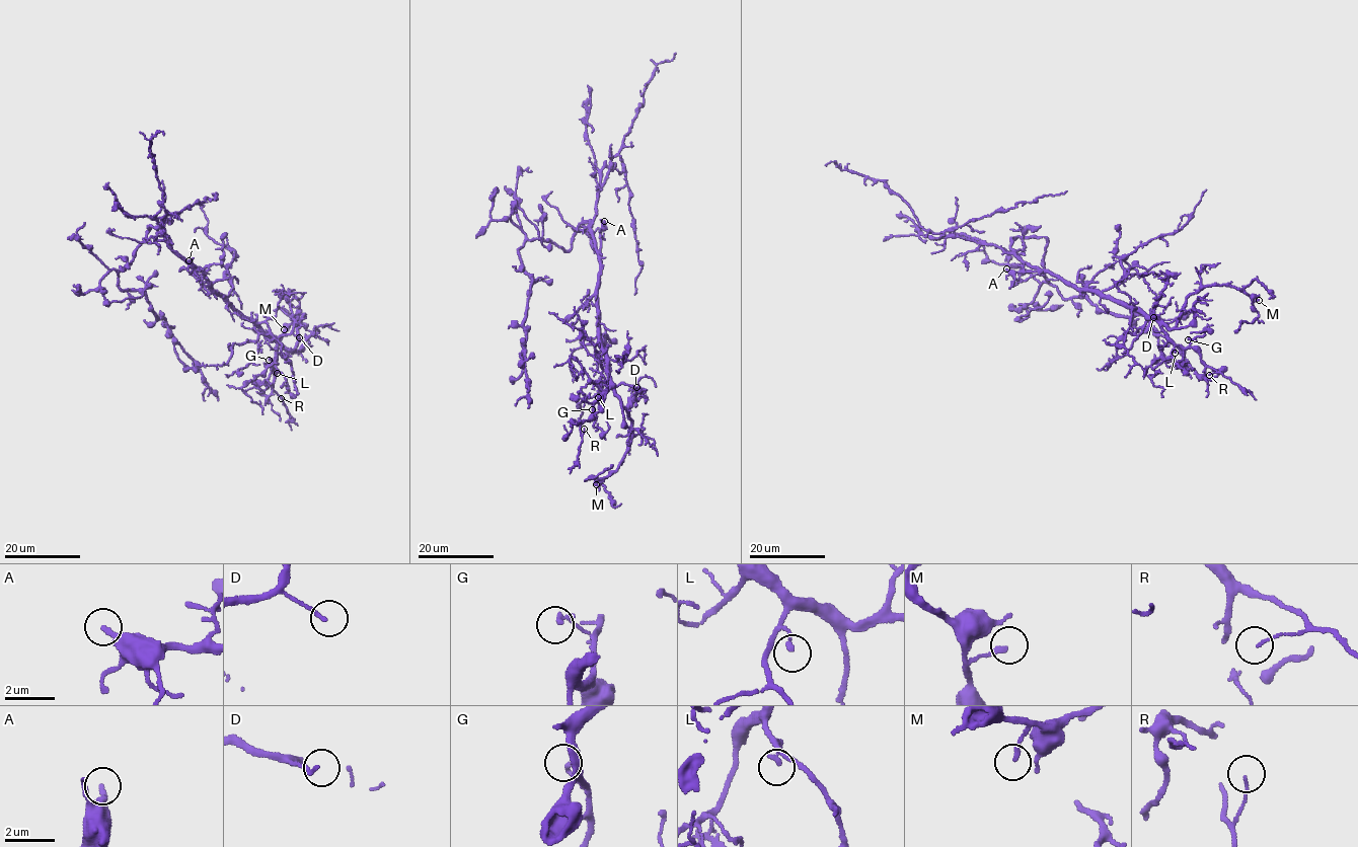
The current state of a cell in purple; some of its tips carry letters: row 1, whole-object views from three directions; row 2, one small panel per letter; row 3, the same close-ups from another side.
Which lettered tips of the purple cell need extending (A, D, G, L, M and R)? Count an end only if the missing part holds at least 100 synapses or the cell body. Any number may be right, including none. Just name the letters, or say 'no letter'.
no letter

